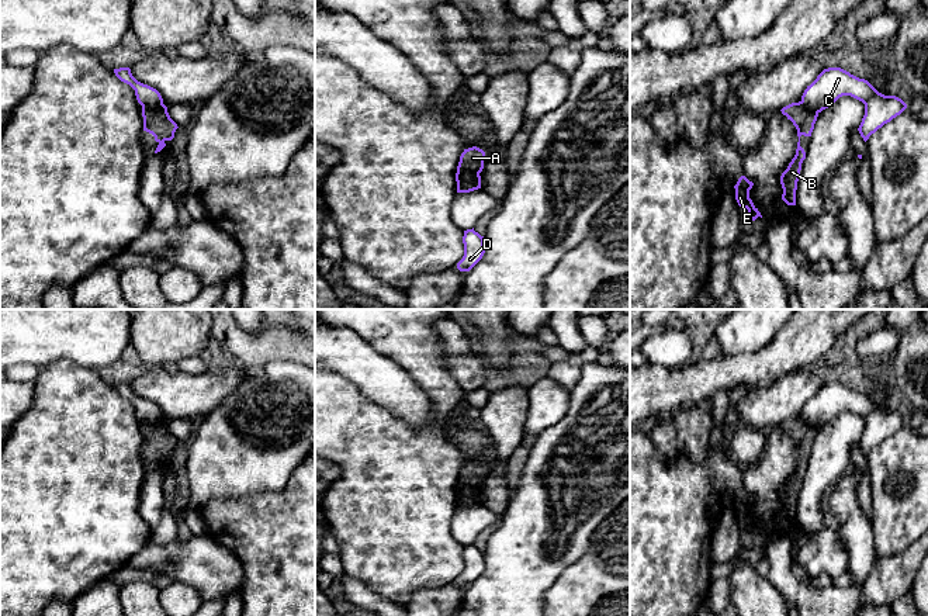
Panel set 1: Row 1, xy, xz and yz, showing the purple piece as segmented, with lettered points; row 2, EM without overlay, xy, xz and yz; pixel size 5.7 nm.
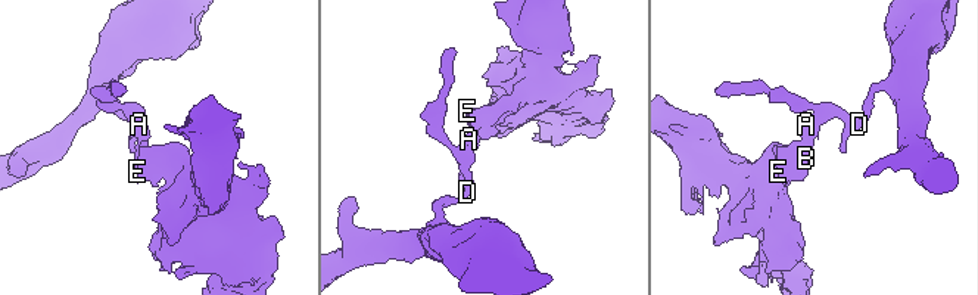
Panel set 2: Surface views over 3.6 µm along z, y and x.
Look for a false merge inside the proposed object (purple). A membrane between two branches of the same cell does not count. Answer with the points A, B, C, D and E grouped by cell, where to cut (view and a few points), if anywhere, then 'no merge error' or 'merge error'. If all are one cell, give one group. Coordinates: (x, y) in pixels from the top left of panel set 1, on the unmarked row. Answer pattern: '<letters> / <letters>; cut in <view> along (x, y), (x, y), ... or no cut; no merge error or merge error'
A B E / C D; cut in xy along (163, 419), (142, 424); merge error

